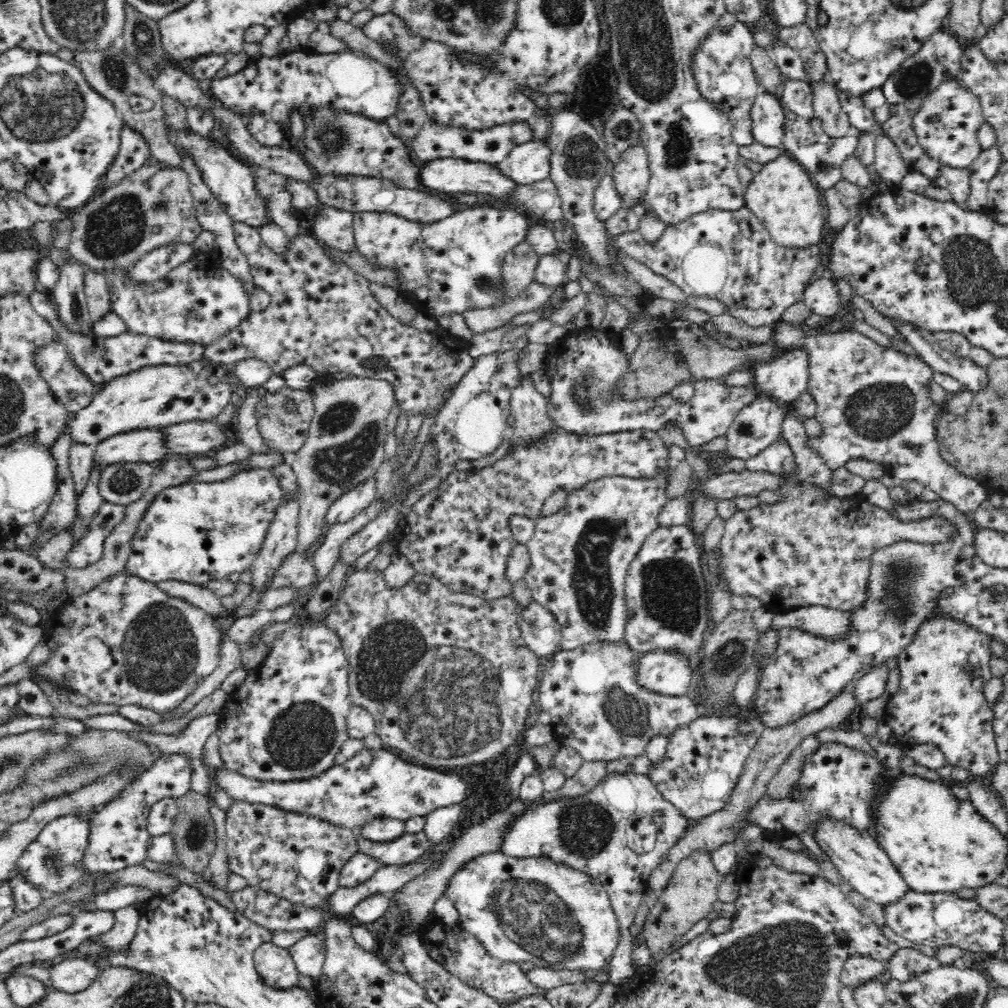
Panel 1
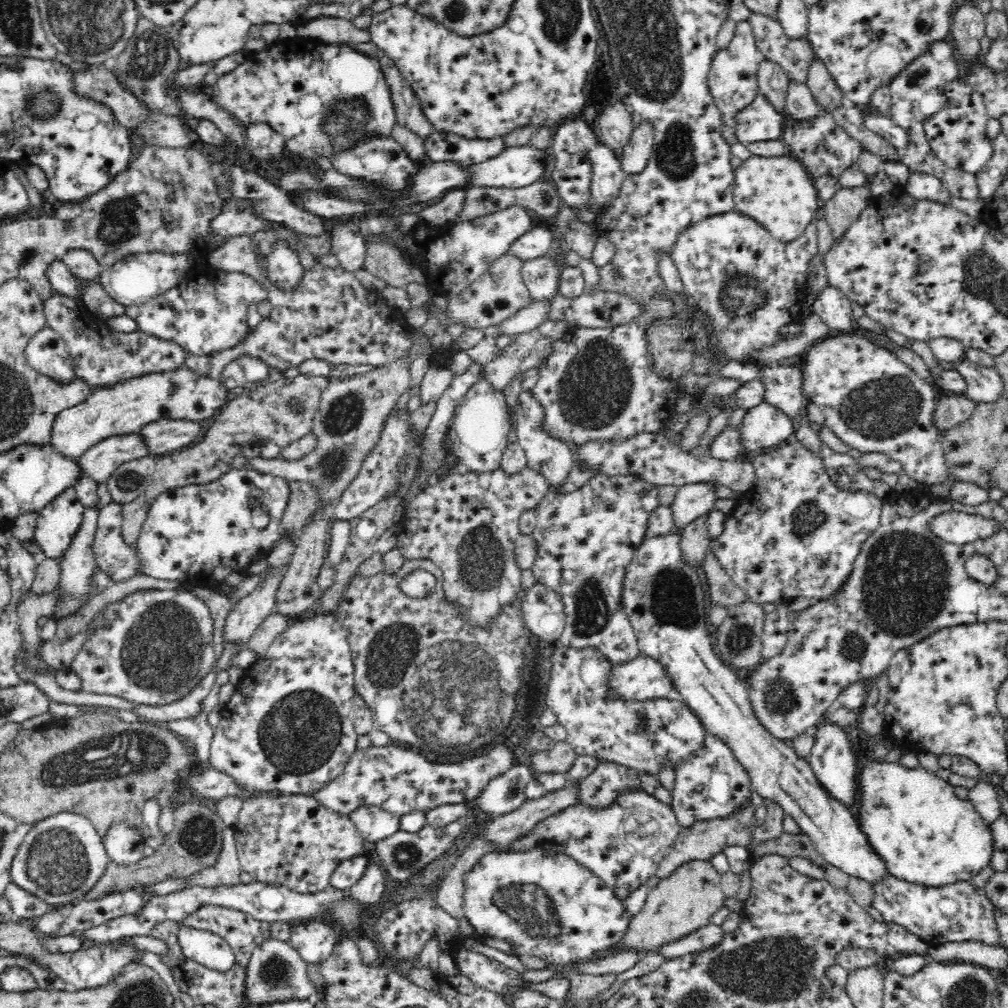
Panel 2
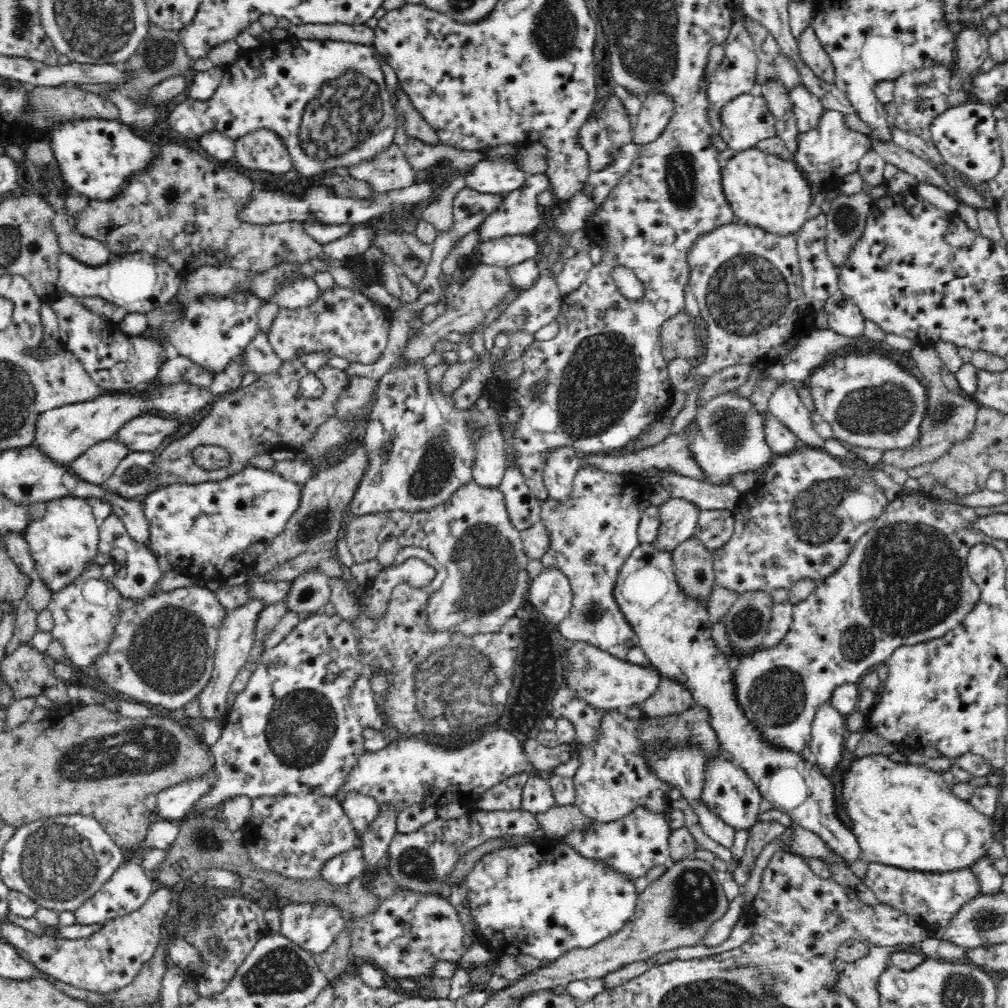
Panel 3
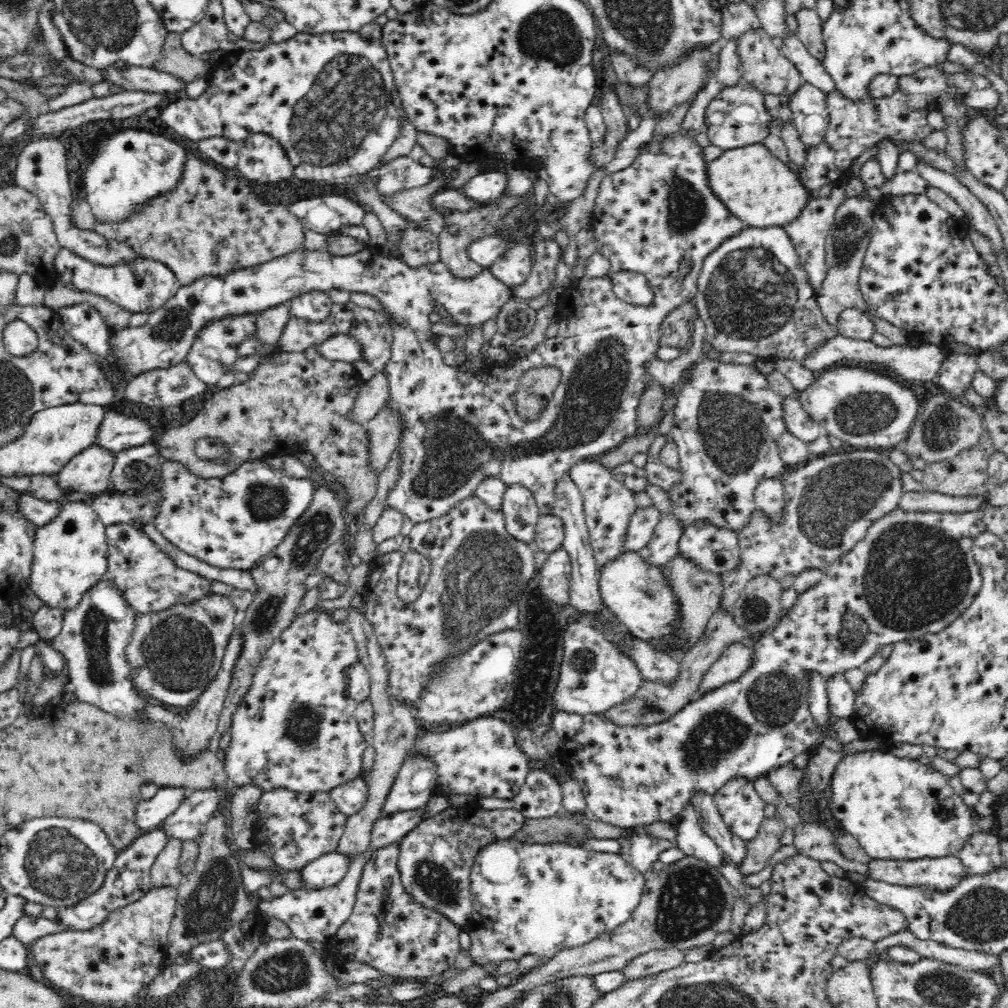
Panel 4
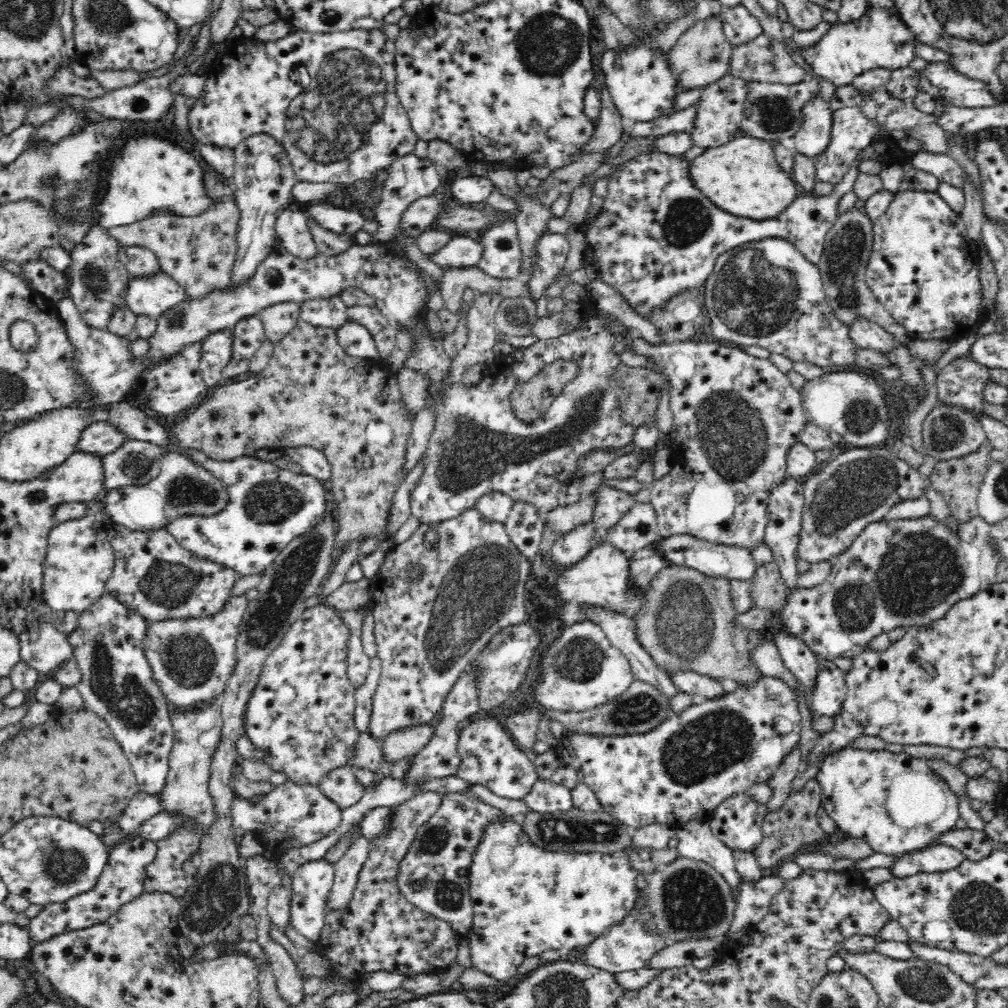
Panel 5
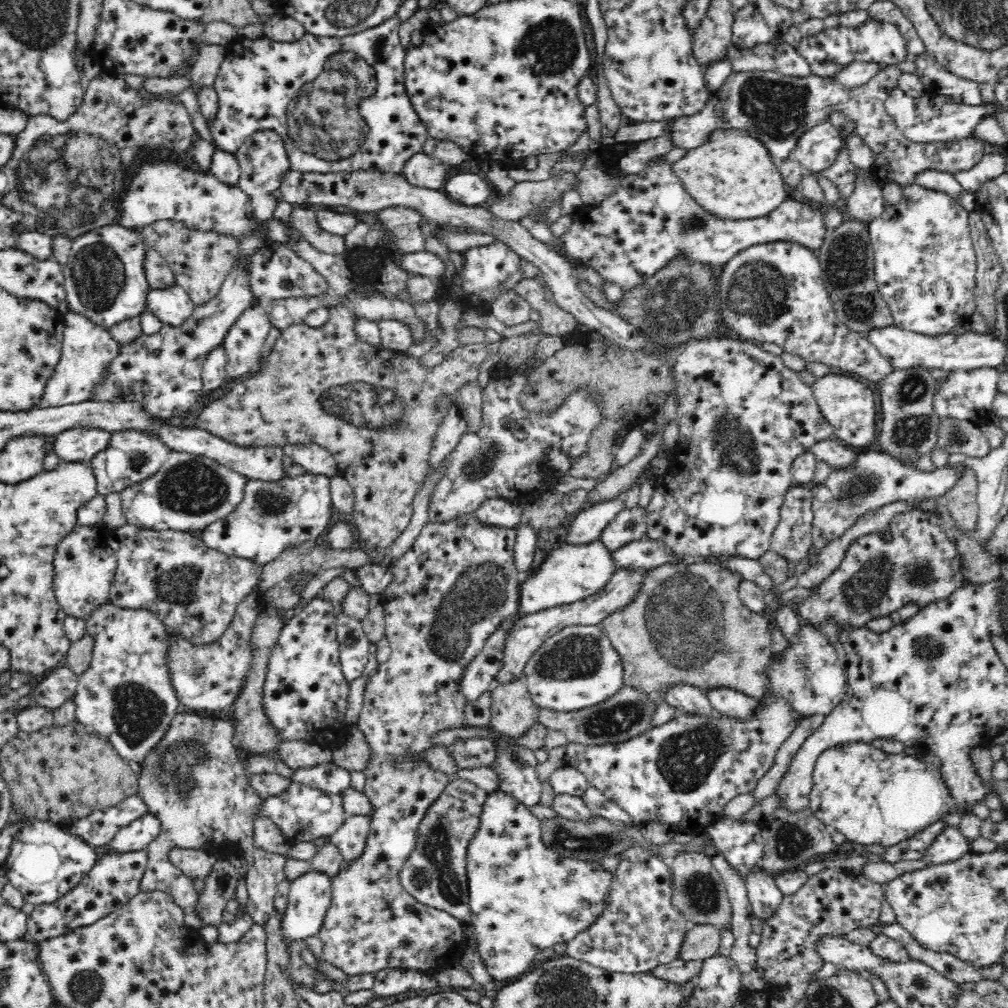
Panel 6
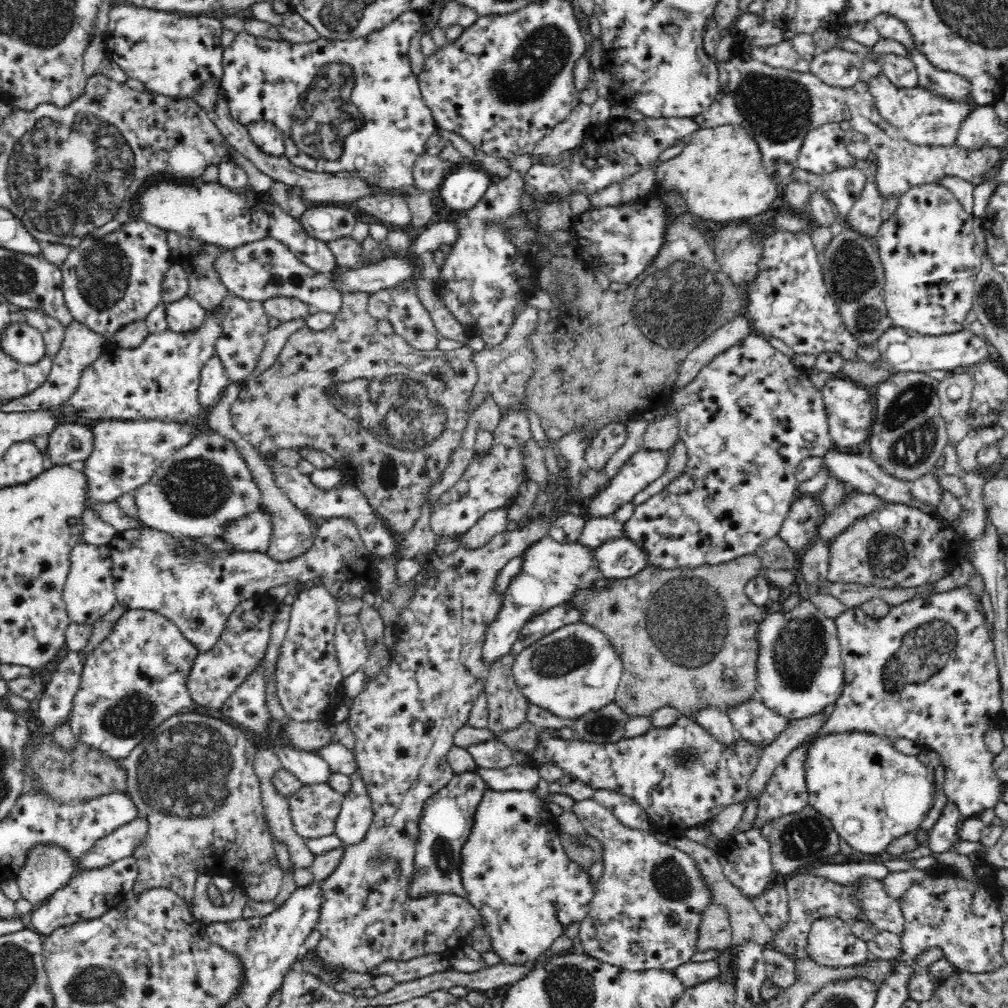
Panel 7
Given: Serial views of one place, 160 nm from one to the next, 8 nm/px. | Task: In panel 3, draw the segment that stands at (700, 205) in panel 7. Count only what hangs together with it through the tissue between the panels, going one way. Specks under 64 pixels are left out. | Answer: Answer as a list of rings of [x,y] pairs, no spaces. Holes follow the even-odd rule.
[[[756,147],[739,151],[722,167],[722,186],[729,200],[736,220],[744,224],[762,227],[780,236],[796,235],[808,220],[808,208],[814,199],[816,189],[794,160],[782,159],[772,153],[762,152]]]

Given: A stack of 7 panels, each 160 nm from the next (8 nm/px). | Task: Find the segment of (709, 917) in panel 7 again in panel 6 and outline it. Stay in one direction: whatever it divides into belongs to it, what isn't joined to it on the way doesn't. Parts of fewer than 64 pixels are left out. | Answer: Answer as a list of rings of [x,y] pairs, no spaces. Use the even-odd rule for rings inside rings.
[[[697,924],[686,932],[685,938],[678,960],[703,962],[718,955],[719,945],[722,943],[722,930],[710,924]]]

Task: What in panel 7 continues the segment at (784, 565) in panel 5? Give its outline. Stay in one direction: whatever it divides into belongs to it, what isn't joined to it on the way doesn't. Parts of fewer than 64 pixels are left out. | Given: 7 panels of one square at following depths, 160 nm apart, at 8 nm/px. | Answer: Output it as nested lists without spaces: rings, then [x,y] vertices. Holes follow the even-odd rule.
[[[811,495],[800,497],[791,505],[777,536],[794,552],[806,550],[817,536],[818,520],[820,520],[820,512],[816,500]]]

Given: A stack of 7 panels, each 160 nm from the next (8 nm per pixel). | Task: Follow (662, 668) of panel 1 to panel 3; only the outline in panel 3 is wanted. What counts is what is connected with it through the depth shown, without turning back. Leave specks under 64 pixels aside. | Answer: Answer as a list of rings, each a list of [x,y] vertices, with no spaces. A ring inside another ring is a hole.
[[[574,643],[566,651],[571,670],[567,684],[594,708],[614,711],[638,705],[654,695],[661,683],[662,675],[650,664],[640,666],[620,660],[588,643]]]

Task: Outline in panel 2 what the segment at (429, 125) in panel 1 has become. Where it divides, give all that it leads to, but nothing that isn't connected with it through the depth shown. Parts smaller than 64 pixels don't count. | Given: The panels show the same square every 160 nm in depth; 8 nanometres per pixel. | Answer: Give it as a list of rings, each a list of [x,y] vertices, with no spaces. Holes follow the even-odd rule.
[[[432,132],[424,138],[426,161],[451,161],[466,168],[498,156],[505,148],[504,136],[490,139],[468,139],[448,132]]]

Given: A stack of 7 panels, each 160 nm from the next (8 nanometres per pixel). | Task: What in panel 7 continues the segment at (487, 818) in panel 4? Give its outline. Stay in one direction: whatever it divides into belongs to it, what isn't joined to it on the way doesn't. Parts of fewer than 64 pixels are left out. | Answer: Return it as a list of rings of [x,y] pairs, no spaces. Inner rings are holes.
[[[476,772],[455,773],[452,780],[433,794],[424,805],[419,820],[419,834],[414,852],[414,874],[410,878],[409,895],[466,896],[461,877],[461,850],[470,836],[477,806],[487,788]]]

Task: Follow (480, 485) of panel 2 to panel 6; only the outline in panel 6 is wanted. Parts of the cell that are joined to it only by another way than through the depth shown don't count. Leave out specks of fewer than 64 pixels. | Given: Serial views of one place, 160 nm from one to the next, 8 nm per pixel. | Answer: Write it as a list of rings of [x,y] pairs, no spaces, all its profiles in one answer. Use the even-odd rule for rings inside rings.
[[[472,513],[456,516],[456,518],[452,519],[453,520],[446,523],[430,522],[422,528],[420,535],[414,540],[412,546],[408,548],[396,562],[388,566],[390,573],[392,573],[392,582],[380,593],[380,599],[384,608],[384,637],[386,637],[386,640],[390,643],[390,656],[369,678],[366,690],[364,691],[362,712],[360,713],[358,722],[355,724],[357,729],[364,733],[366,743],[368,743],[368,747],[370,747],[372,751],[369,767],[364,771],[364,774],[366,774],[366,783],[363,792],[373,806],[371,829],[368,833],[364,852],[353,863],[350,863],[345,869],[342,869],[332,878],[331,904],[327,910],[322,928],[318,932],[318,936],[322,940],[322,943],[324,943],[321,958],[349,976],[374,975],[380,970],[388,968],[423,972],[430,968],[437,967],[443,961],[454,961],[460,952],[462,941],[465,939],[465,933],[463,931],[465,924],[442,910],[420,904],[420,902],[410,896],[400,884],[399,872],[406,860],[408,860],[410,853],[415,849],[420,823],[426,811],[442,792],[444,792],[446,785],[452,780],[452,778],[448,778],[447,774],[434,771],[434,769],[428,767],[426,761],[422,761],[422,759],[419,761],[410,759],[410,754],[416,754],[416,752],[422,752],[422,750],[433,747],[432,738],[435,736],[434,734],[436,734],[436,732],[444,730],[444,728],[456,728],[465,725],[464,707],[467,704],[466,701],[464,701],[464,697],[462,697],[462,693],[460,693],[460,687],[458,687],[460,686],[460,680],[462,680],[462,674],[464,674],[467,664],[470,664],[470,662],[474,660],[474,657],[484,648],[485,642],[490,638],[491,634],[494,634],[504,623],[521,616],[519,590],[521,589],[521,584],[524,582],[524,577],[516,568],[513,558],[513,549],[515,546],[514,528],[484,525],[477,519],[477,516]]]

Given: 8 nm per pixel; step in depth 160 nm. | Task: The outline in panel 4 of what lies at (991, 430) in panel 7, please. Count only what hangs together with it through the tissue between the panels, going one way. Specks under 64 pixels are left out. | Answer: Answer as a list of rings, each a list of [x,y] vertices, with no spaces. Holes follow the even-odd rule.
[[[856,449],[850,453],[810,456],[804,465],[788,466],[778,477],[788,500],[784,502],[783,514],[778,523],[760,509],[752,512],[749,522],[737,532],[738,566],[732,570],[720,572],[722,583],[721,606],[732,612],[736,600],[748,582],[760,575],[770,575],[778,580],[784,576],[797,575],[803,570],[818,569],[824,571],[834,561],[852,549],[864,539],[868,528],[879,518],[888,515],[899,508],[904,494],[900,484],[901,471],[892,464],[889,457],[877,454],[872,449]]]

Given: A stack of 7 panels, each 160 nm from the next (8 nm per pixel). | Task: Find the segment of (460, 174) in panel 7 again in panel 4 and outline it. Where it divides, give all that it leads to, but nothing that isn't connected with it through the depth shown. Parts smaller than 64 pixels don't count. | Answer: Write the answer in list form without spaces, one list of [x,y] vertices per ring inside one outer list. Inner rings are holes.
[[[486,171],[477,175],[461,187],[460,190],[469,198],[482,204],[496,200],[508,186],[508,175],[506,172]]]

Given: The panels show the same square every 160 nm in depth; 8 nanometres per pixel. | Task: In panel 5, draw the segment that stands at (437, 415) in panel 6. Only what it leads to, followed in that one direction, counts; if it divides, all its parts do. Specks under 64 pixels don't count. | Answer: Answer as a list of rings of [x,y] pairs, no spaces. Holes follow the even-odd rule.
[[[299,320],[282,340],[273,344],[273,354],[265,369],[243,381],[219,384],[204,404],[185,415],[184,422],[171,428],[168,434],[172,444],[169,446],[178,448],[180,452],[196,449],[219,462],[251,456],[260,449],[316,448],[324,453],[331,466],[327,487],[330,498],[338,505],[334,548],[344,550],[360,536],[378,537],[387,528],[386,518],[392,507],[392,498],[403,482],[404,446],[413,423],[404,413],[396,372],[380,369],[381,360],[352,357],[338,345],[335,328],[317,327]]]

